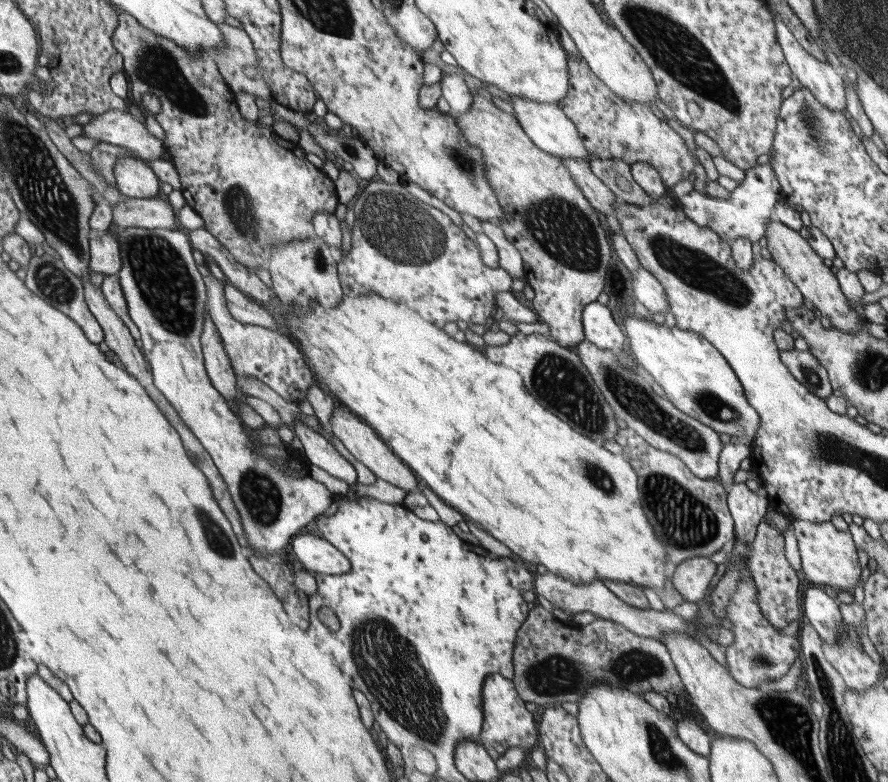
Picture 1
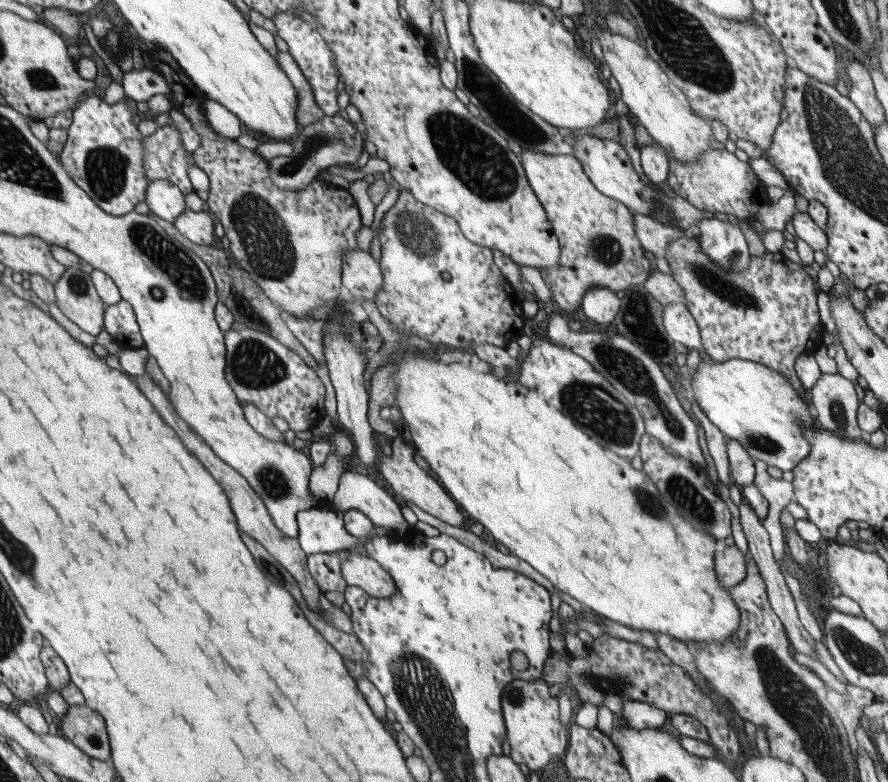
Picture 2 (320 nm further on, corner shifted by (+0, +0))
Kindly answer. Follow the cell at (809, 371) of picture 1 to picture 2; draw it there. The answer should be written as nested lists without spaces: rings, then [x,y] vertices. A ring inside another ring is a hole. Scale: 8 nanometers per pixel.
[[[821,373],[810,391],[814,416],[821,428],[841,434],[840,438],[868,441],[868,434],[864,434],[856,422],[856,411],[861,402],[858,401],[854,382],[840,373]]]

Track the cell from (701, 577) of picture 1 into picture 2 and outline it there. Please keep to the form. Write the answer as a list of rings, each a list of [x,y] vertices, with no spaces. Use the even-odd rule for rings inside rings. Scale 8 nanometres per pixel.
[[[722,545],[714,555],[715,571],[718,580],[727,589],[740,584],[746,578],[747,558],[736,545]]]

